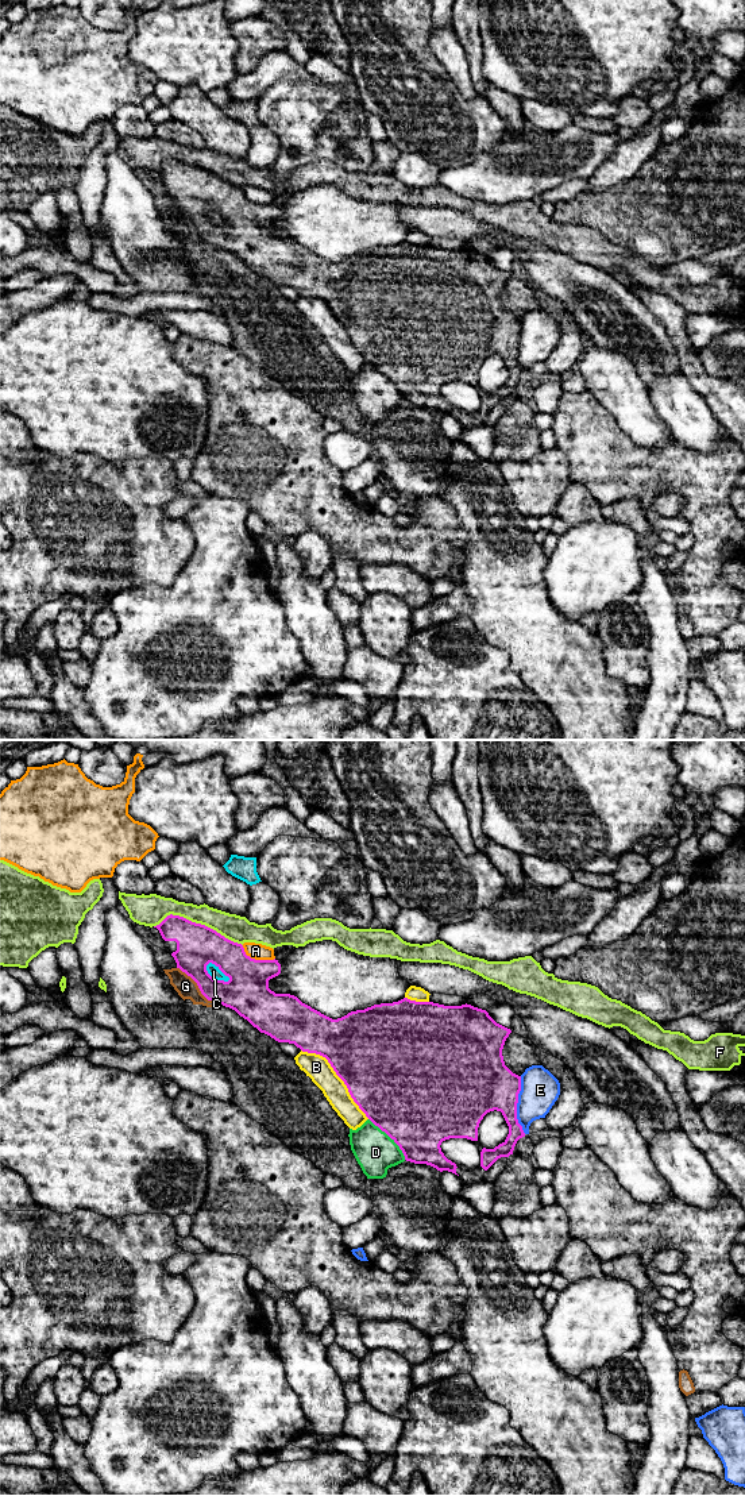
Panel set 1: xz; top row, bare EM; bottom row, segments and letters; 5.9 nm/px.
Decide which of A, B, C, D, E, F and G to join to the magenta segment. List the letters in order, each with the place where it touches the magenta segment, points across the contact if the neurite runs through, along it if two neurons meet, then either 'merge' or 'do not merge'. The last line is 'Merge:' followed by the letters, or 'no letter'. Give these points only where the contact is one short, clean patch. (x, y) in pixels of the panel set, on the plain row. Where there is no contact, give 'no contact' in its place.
A: meets magenta in xz at (257, 204); border along xz (242, 189), (243, 195), (251, 201), (274, 203); do not merge
B: meets magenta in xz at (338, 319); do not merge
C: meets magenta in xz at (217, 209); do not merge
D: meets magenta in xz at (390, 381); do not merge
E: meets magenta in xz at (516, 349); do not merge
F: meets magenta in xz at (199, 168); do not merge
G: meets magenta in xz at (199, 231); do not merge
Merge: no letter

